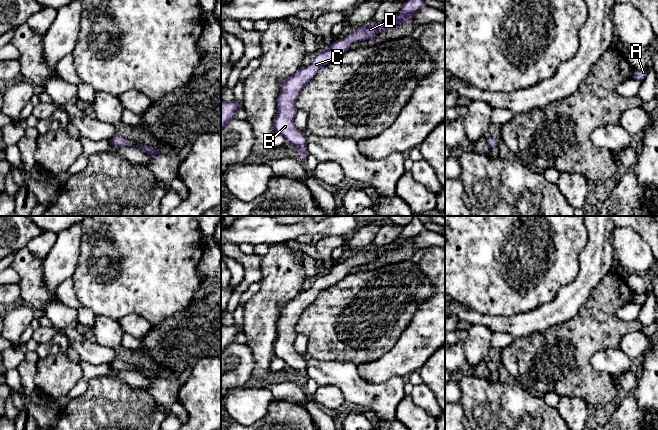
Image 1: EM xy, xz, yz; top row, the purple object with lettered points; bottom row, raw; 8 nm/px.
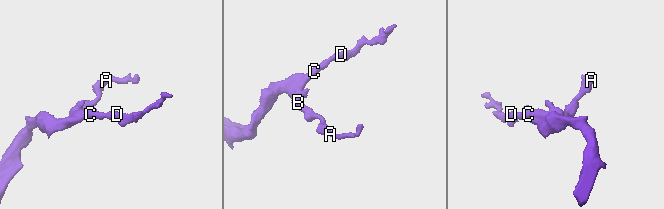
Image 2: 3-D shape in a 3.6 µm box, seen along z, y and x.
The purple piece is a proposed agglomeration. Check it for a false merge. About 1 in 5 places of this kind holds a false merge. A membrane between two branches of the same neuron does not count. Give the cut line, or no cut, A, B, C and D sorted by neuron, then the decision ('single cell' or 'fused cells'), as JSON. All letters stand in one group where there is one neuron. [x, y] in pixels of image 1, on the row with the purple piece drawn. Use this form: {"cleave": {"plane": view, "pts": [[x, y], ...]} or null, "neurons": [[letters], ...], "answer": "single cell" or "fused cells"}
{"cleave": null, "neurons": [["A", "B", "C", "D"]], "answer": "single cell"}

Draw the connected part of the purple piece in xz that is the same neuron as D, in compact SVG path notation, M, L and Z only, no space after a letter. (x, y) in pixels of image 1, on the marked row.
M408 0L404 2L400 13L394 19L356 27L346 38L339 39L333 42L329 48L316 53L310 65L302 66L296 73L287 77L283 81L277 97L275 132L283 135L287 143L293 145L302 158L308 156L306 138L294 124L294 117L298 110L295 103L303 87L316 75L319 69L342 56L349 49L350 43L372 39L380 32L406 24L410 21L411 16L425 5L424 0Z

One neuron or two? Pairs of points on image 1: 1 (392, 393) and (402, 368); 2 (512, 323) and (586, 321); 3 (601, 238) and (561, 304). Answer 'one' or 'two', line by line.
1: two
2: two
3: one

